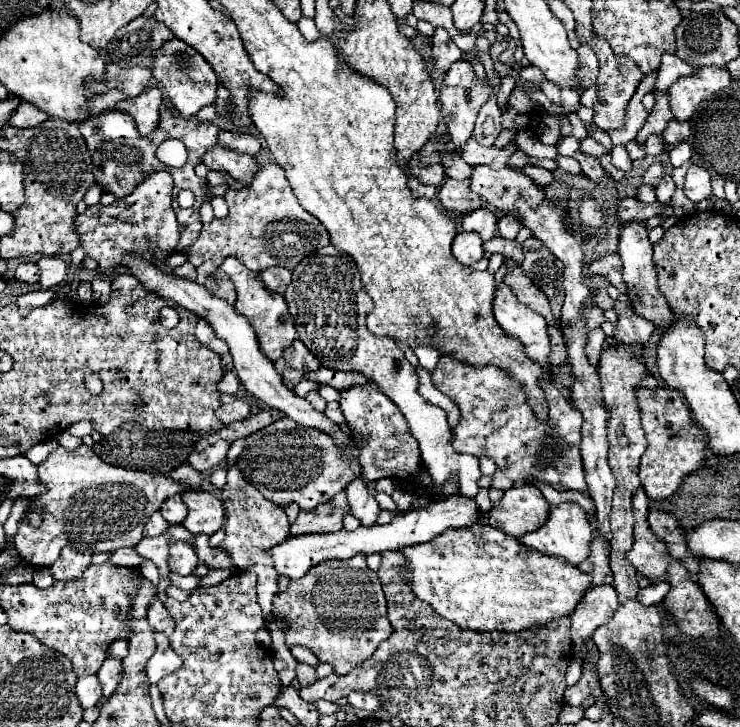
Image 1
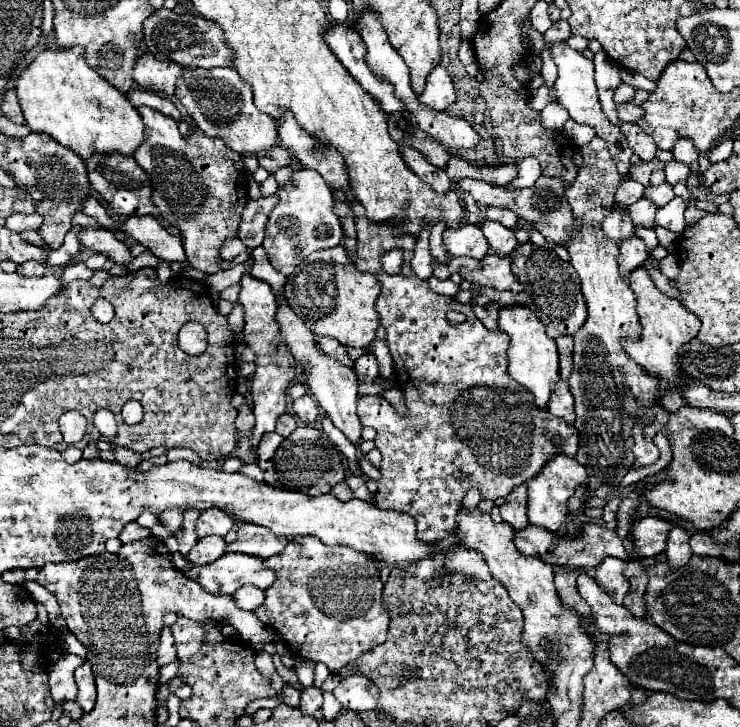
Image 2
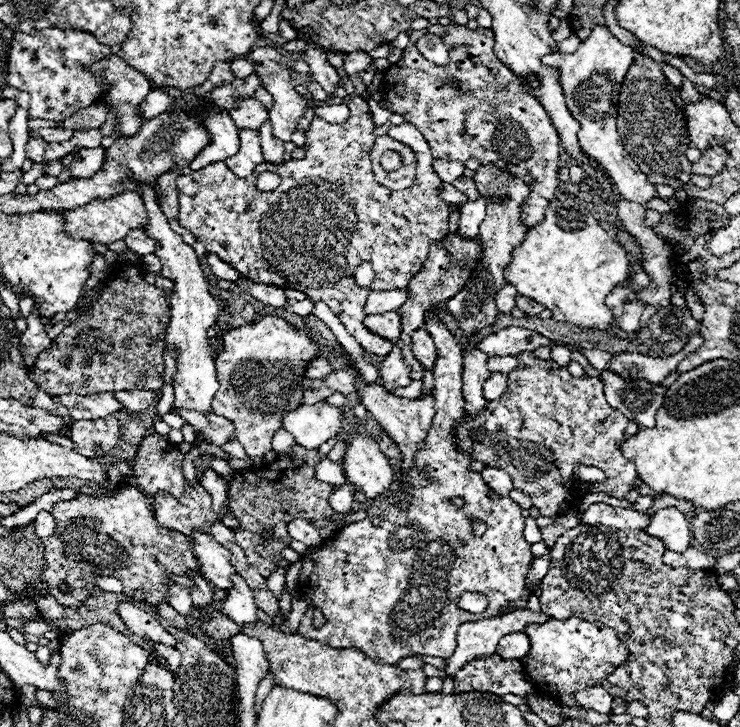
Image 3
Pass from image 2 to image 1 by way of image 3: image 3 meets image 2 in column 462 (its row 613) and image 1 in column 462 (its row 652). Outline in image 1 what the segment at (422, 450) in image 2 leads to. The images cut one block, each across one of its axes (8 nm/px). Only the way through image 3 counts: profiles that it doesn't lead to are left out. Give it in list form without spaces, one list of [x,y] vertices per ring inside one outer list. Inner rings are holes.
[[[450,356],[440,358],[436,370],[432,372],[432,382],[434,386],[452,398],[462,412],[460,424],[454,428],[454,448],[464,454],[472,456],[488,456],[496,462],[496,466],[512,480],[512,482],[530,482],[532,478],[536,480],[546,480],[550,482],[556,490],[578,490],[582,494],[588,494],[586,482],[584,482],[584,468],[582,468],[582,456],[580,456],[580,426],[582,426],[582,414],[562,396],[558,388],[552,386],[552,382],[540,382],[546,392],[546,400],[550,404],[550,418],[548,422],[540,424],[536,416],[532,416],[532,408],[526,404],[524,390],[522,386],[504,374],[504,370],[496,366],[486,366],[486,368],[472,368],[468,364],[460,364]]]

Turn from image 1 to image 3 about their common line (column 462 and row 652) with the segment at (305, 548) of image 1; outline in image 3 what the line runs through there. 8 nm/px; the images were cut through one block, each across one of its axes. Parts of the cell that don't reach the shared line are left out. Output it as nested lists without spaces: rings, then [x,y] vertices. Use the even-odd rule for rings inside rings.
[[[514,632],[514,634],[506,634],[500,642],[498,642],[498,656],[502,656],[504,660],[520,660],[528,654],[530,650],[530,640],[524,632]]]

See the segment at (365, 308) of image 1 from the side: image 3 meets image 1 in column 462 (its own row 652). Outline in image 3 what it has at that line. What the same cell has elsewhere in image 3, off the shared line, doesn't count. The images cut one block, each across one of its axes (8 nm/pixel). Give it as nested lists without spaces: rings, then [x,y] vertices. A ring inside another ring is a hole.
[[[514,610],[514,612],[510,612],[510,614],[504,614],[504,616],[494,616],[494,618],[484,618],[484,620],[480,620],[480,622],[468,622],[468,624],[462,624],[460,628],[458,628],[458,636],[456,636],[456,650],[454,650],[454,654],[446,660],[446,672],[450,674],[450,676],[454,676],[458,670],[462,670],[470,660],[474,660],[474,658],[478,658],[478,656],[492,656],[492,654],[496,654],[496,648],[498,648],[498,640],[502,638],[502,636],[506,636],[506,634],[510,634],[510,632],[522,632],[522,628],[526,626],[526,624],[534,624],[534,620],[538,622],[538,624],[544,624],[546,620],[550,620],[550,616],[548,614],[544,614],[544,612],[532,612],[532,610]]]

